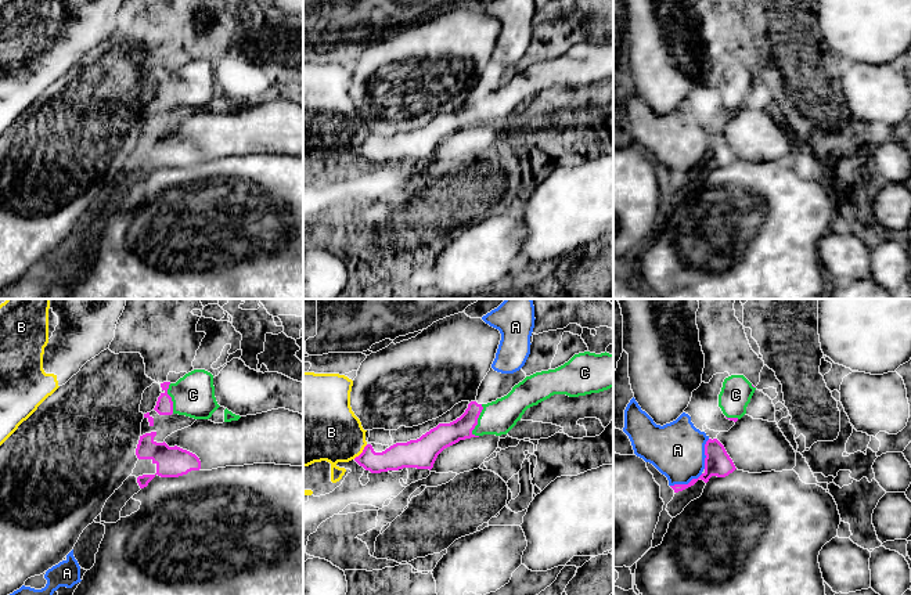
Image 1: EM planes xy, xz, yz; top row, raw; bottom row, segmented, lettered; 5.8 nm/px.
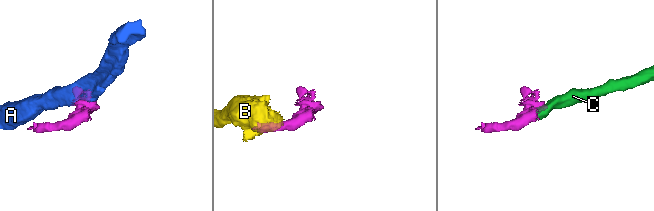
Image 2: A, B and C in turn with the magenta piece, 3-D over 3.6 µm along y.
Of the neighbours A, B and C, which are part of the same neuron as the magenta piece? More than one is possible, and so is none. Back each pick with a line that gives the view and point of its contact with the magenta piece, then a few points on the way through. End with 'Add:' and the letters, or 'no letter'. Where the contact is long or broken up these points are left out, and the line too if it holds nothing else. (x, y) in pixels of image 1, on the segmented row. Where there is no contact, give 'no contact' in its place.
C: contact xz (476, 421); way xz (445, 435), (476, 421), (499, 417)
Add: C

